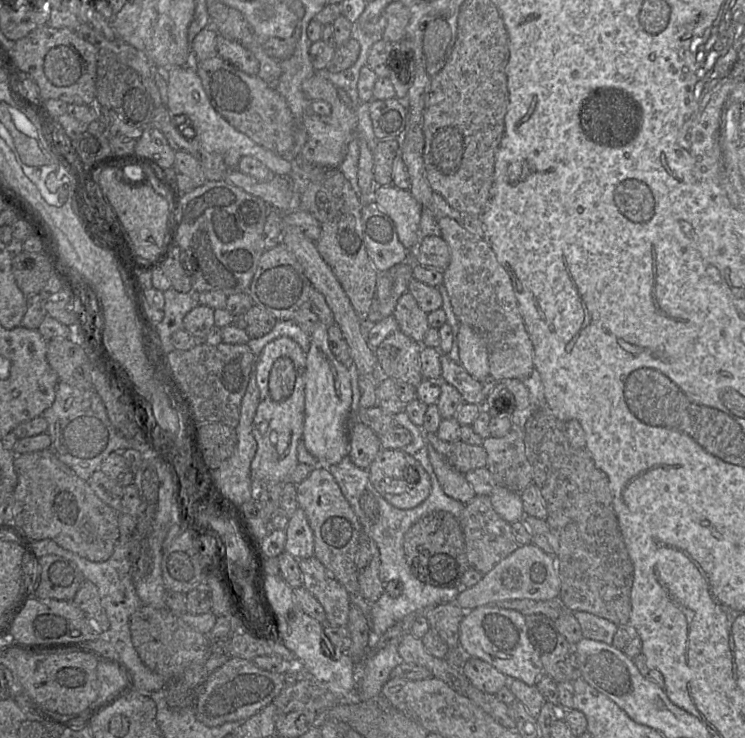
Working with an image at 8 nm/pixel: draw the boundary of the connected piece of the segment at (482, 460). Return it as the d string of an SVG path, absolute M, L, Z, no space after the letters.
M426 434L427 442L457 471L465 474L470 470L486 467L487 454L482 445L470 445L460 440L445 442L436 434Z

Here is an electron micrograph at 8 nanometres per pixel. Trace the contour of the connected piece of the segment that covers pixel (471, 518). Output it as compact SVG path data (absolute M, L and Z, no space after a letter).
M475 495L472 500L464 504L458 521L465 538L469 566L482 575L491 571L500 561L520 546L512 533L511 524L497 514L489 496Z

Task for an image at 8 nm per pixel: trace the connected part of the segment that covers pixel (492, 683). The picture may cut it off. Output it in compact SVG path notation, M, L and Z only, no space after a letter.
M471 657L462 667L470 683L482 692L496 694L502 687L510 686L514 678L506 676L489 663Z

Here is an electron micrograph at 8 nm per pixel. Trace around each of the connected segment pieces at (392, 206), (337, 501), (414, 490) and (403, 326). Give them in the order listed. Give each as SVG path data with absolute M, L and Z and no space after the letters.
M393 184L377 186L374 201L393 220L399 240L407 250L421 240L419 224L423 206L409 190L400 189Z
M327 466L314 467L309 476L297 485L298 507L301 508L309 522L314 535L314 556L324 565L327 571L346 589L350 595L359 595L357 576L357 556L362 527L350 503L343 495L340 486Z
M382 449L368 468L370 481L376 491L398 509L420 505L431 492L431 480L422 465L401 449Z
M405 292L398 300L392 314L397 320L399 329L418 343L422 343L430 328L428 314L418 305L410 292Z

